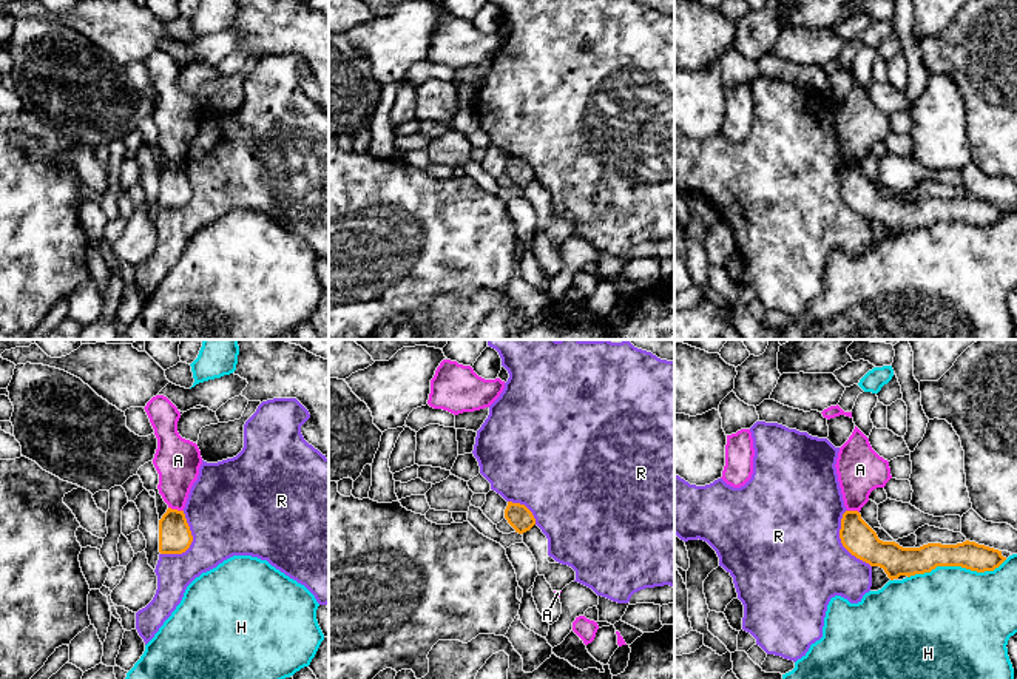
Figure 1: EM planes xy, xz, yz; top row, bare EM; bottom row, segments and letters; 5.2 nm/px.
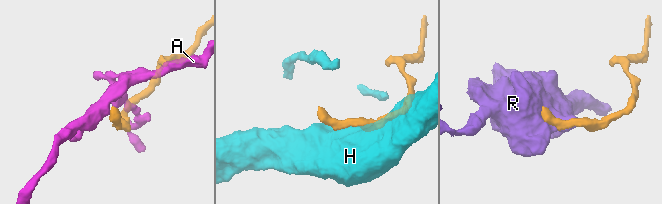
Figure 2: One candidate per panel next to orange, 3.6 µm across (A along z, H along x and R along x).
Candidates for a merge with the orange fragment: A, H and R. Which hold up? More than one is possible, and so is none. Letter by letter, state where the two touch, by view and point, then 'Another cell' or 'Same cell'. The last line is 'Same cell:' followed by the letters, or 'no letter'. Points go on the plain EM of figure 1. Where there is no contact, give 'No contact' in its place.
A: Touches orange at xy (176, 164). Another cell
H: Touches orange at yz (957, 219). Another cell
R: Touches orange at xy (190, 198). Another cell
Same cell: no letter

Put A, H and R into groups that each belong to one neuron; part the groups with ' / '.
A / H / R

